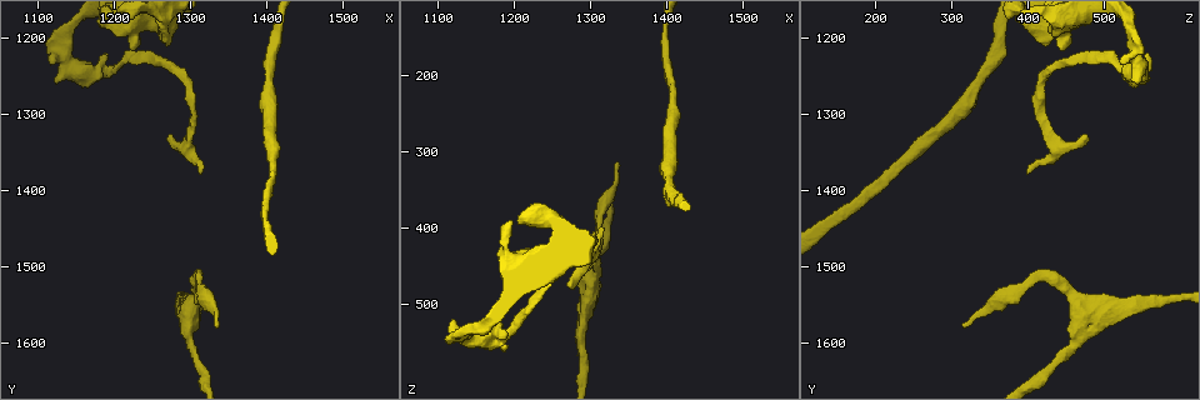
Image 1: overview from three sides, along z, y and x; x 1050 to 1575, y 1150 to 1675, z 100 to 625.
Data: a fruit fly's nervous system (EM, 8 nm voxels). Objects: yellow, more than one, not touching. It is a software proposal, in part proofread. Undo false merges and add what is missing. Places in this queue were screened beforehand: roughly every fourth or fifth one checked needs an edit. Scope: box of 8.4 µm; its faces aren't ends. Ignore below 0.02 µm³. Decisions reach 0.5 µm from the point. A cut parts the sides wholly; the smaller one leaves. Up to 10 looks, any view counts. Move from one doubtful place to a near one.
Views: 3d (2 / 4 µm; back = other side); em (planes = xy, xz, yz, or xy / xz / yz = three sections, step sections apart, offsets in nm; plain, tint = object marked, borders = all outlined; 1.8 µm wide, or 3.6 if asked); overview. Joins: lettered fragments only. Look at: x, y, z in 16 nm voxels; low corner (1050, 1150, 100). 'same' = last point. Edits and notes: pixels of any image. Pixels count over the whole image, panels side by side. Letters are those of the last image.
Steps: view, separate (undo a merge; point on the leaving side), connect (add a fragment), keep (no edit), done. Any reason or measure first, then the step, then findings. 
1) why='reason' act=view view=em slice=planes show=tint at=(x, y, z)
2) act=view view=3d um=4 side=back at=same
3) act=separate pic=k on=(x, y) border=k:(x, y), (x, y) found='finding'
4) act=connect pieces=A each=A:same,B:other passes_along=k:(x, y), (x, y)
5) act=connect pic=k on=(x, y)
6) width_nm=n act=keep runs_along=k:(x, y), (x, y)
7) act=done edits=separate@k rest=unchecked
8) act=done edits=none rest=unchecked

why='free end' act=view view=em slice=planes show=borders at=(1315, 1375, 400)

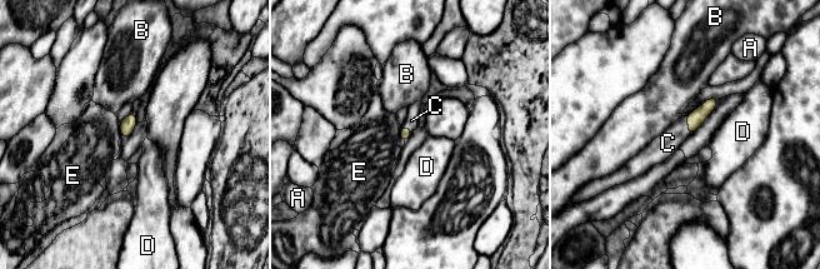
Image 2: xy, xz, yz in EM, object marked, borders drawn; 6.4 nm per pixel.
longest_contact=C:120nm act=connect pieces=C each=A:other,B:other,C:same,D:other,E:other passes_along=2:(695, 119), (689, 125), (668, 143) found='the cell continues'

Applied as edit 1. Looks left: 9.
act=view view=overview

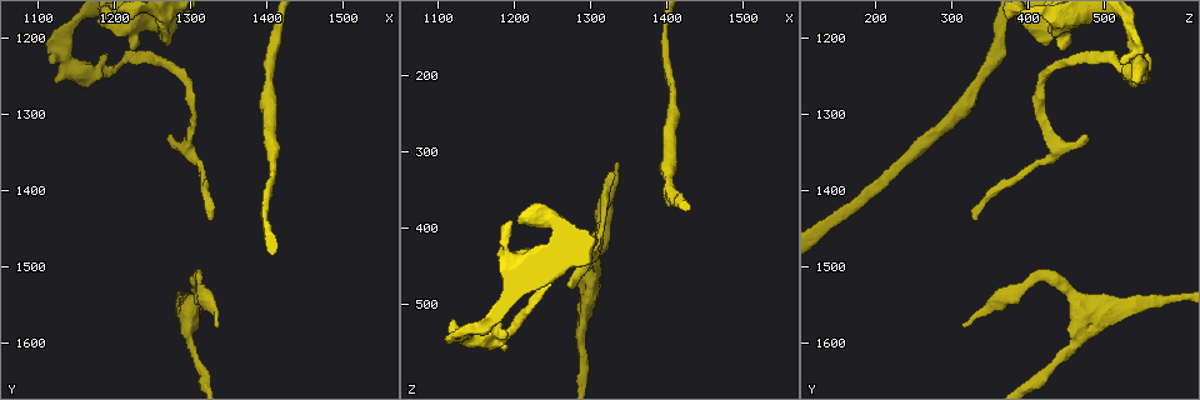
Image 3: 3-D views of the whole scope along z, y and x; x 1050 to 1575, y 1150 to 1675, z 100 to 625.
why='stops while still wide' act=view view=em slice=planes show=tint at=(1270, 1210, 430)

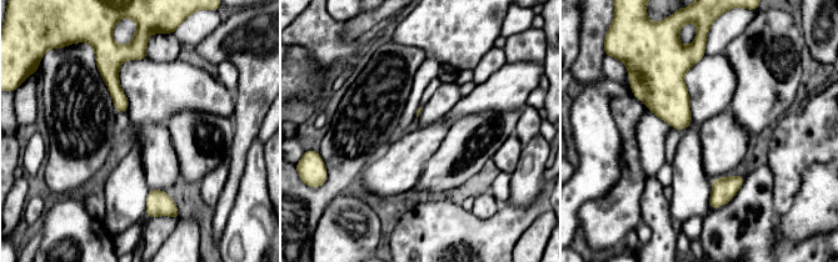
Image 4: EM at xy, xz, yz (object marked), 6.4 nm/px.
why='see the neighbours' act=view view=em slice=planes show=borders at=same

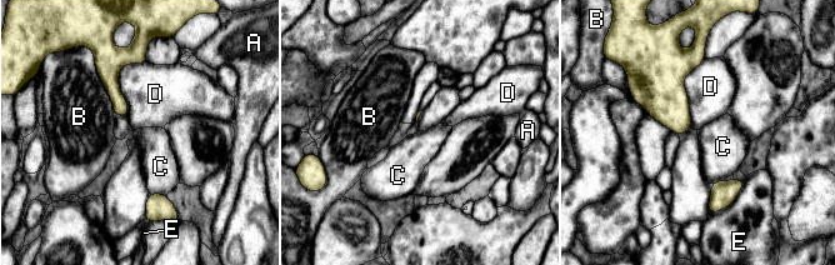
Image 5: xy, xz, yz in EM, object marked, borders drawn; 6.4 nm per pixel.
act=keep each=A:other,B:other,C:other,D:other,E:other border=5:(146, 61), (119, 73), (128, 116) found='no lettered fragment goes on from it'

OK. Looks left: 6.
why='calibre changes' act=view view=em slice=xy step=16 show=tint at=(1205, 1240, 525)

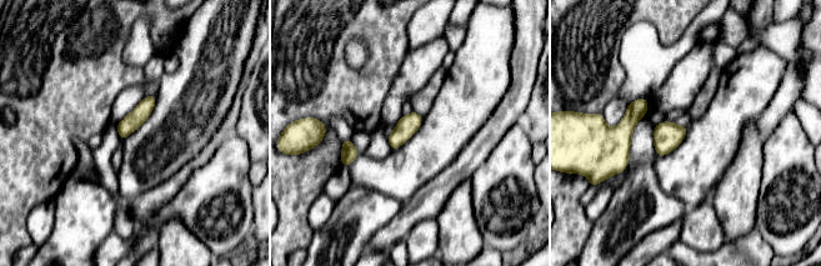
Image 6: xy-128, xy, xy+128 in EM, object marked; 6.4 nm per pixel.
act=view view=em slice=planes show=borders at=same

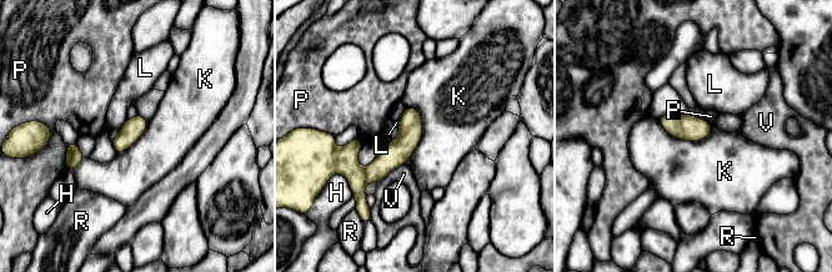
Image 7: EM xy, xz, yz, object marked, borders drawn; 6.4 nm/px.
width_nm=140 longest_contact=K:360nm act=keep each=H:other,K:other,L:other,P:other,R:other,V:other found='all the same cell'

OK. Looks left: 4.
why='sudden change in width' act=view view=3d um=2 side=back at=(1300, 1560, 480)

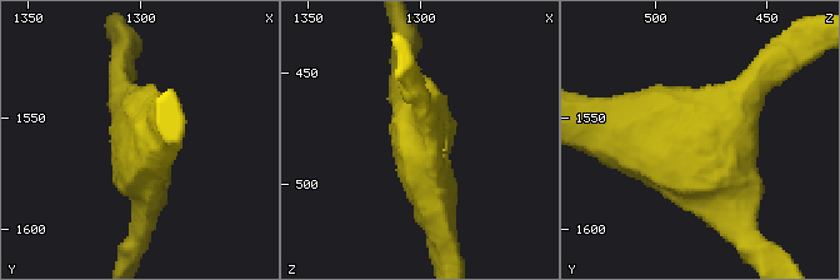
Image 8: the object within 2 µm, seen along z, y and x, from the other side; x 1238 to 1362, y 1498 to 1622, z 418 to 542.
arms=3 arm_widths_nm=190,190,220 why='need the tissue' act=view view=em slice=planes show=tint at=(1301, 1563, 479)

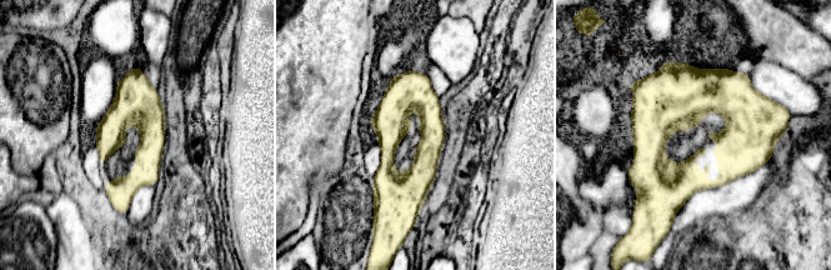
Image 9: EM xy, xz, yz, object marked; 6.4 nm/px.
act=view view=em slice=planes show=borders at=same

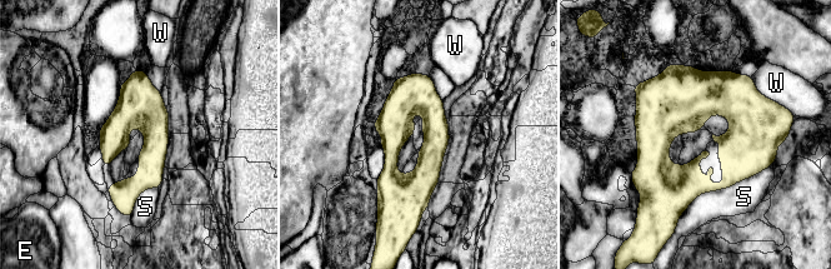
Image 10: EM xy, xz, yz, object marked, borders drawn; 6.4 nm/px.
act=keep each=E:other,S:other,W:other found='all the same cell'

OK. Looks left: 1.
act=done edits=connect@2 rest=unchecked

